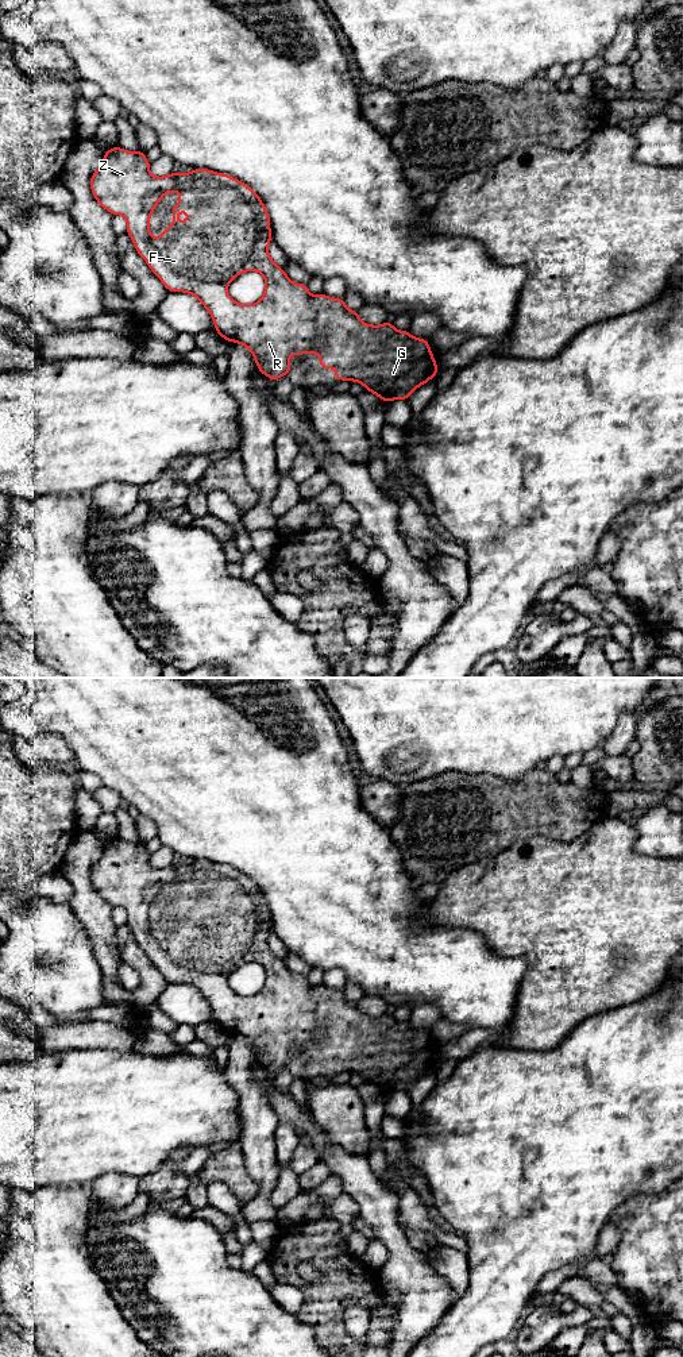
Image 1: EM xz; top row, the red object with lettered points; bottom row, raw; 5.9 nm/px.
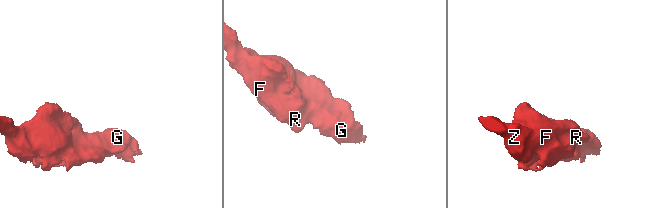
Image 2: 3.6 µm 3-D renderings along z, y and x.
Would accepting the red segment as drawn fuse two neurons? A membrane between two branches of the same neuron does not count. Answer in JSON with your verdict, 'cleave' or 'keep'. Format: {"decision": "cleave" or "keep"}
{"decision": "keep"}

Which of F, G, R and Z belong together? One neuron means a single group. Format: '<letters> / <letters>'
F G R Z

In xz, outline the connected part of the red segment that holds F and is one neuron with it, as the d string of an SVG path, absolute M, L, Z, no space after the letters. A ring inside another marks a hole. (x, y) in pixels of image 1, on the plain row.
M116 837L104 845L103 855L100 859L92 866L90 870L90 882L97 891L97 894L105 899L112 906L123 906L127 911L127 925L130 926L138 945L147 953L151 963L162 972L162 975L166 978L167 983L185 983L189 986L193 986L197 988L201 995L205 998L205 1001L209 1003L211 1009L213 1010L216 1023L224 1029L228 1033L240 1034L246 1037L255 1050L255 1055L258 1057L258 1061L269 1068L271 1072L275 1072L281 1068L285 1068L290 1061L292 1057L289 1055L289 1049L293 1045L305 1046L308 1042L312 1045L317 1045L320 1048L320 1059L321 1060L336 1060L335 1069L337 1072L355 1072L362 1075L366 1082L374 1084L378 1087L383 1094L391 1092L391 1091L408 1091L410 1084L416 1082L418 1077L427 1075L431 1069L433 1069L439 1059L433 1050L433 1044L429 1041L429 1033L427 1030L420 1029L412 1029L409 1022L397 1022L394 1017L389 1013L381 1015L381 1017L370 1017L362 1013L358 1007L358 1002L350 1002L346 995L344 990L333 990L328 988L325 986L310 986L308 983L308 976L305 975L294 975L290 972L290 969L286 967L285 961L281 960L275 953L271 952L269 947L269 936L271 932L271 921L270 921L270 909L269 903L265 899L265 895L262 894L261 888L244 874L240 874L239 871L228 867L212 863L209 860L194 860L190 864L170 864L165 868L154 868L150 866L150 853L147 852L144 844L142 843L126 843L121 839ZM167 883L178 883L180 884L180 895L171 898L171 915L167 921L163 922L163 925L154 930L150 924L150 907L154 902L154 899L158 897L161 890ZM244 963L258 963L265 968L266 972L266 980L262 987L262 990L250 996L243 996L236 992L234 992L227 983L227 978L240 965Z

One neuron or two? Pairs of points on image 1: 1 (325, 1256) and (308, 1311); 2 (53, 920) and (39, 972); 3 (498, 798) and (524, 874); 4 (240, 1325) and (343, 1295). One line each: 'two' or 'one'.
1: one
2: one
3: two
4: two

